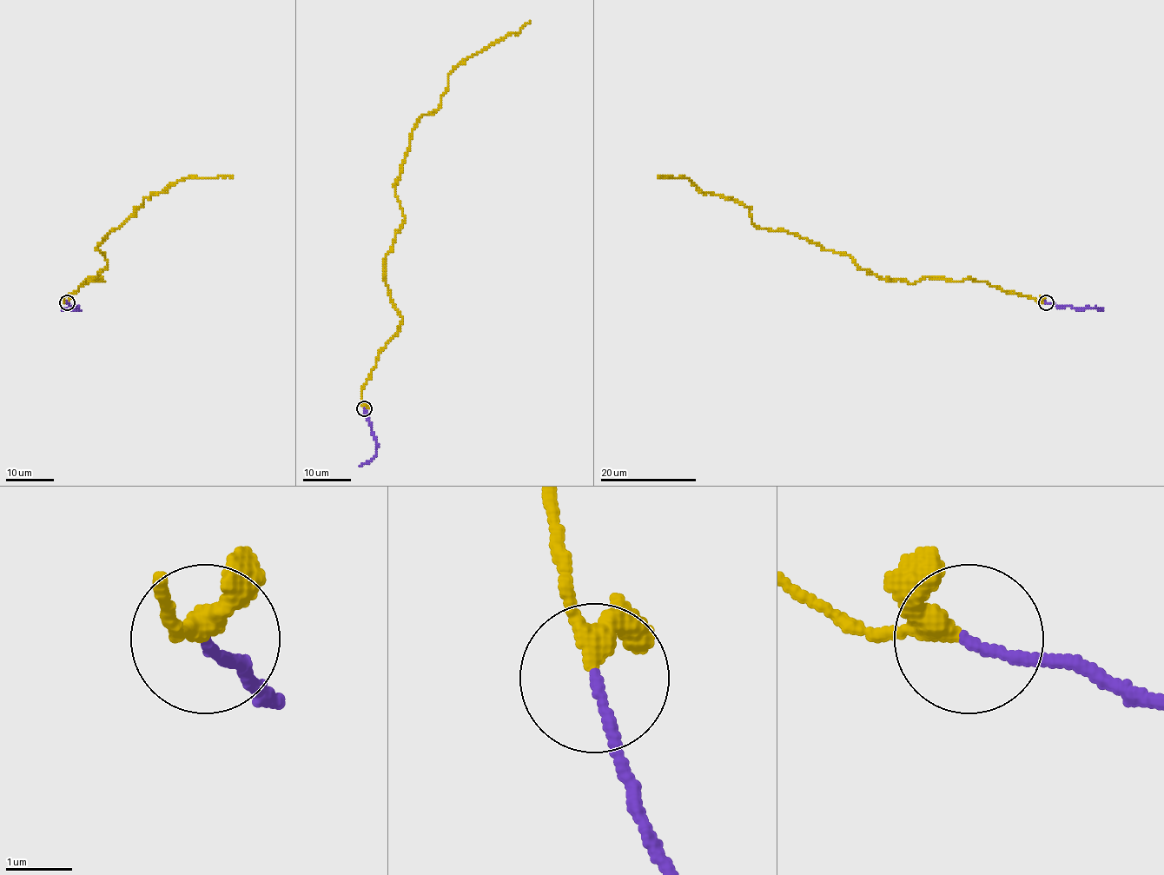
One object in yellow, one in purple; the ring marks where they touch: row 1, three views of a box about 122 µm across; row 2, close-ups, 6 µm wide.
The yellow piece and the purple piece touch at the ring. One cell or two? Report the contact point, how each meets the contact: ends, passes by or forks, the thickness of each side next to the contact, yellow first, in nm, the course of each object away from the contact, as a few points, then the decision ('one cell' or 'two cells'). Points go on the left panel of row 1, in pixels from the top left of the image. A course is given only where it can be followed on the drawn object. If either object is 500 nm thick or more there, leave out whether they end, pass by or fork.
(67, 302) | yellow passes by | purple ends | 280/140 nm | yellow via (67, 302), (85, 281), (104, 281), (86, 283), (108, 265), (97, 247), (145, 196), (188, 177), (232, 176) | purple via (67, 302), (78, 309), (79, 308), (62, 309) | one cell

